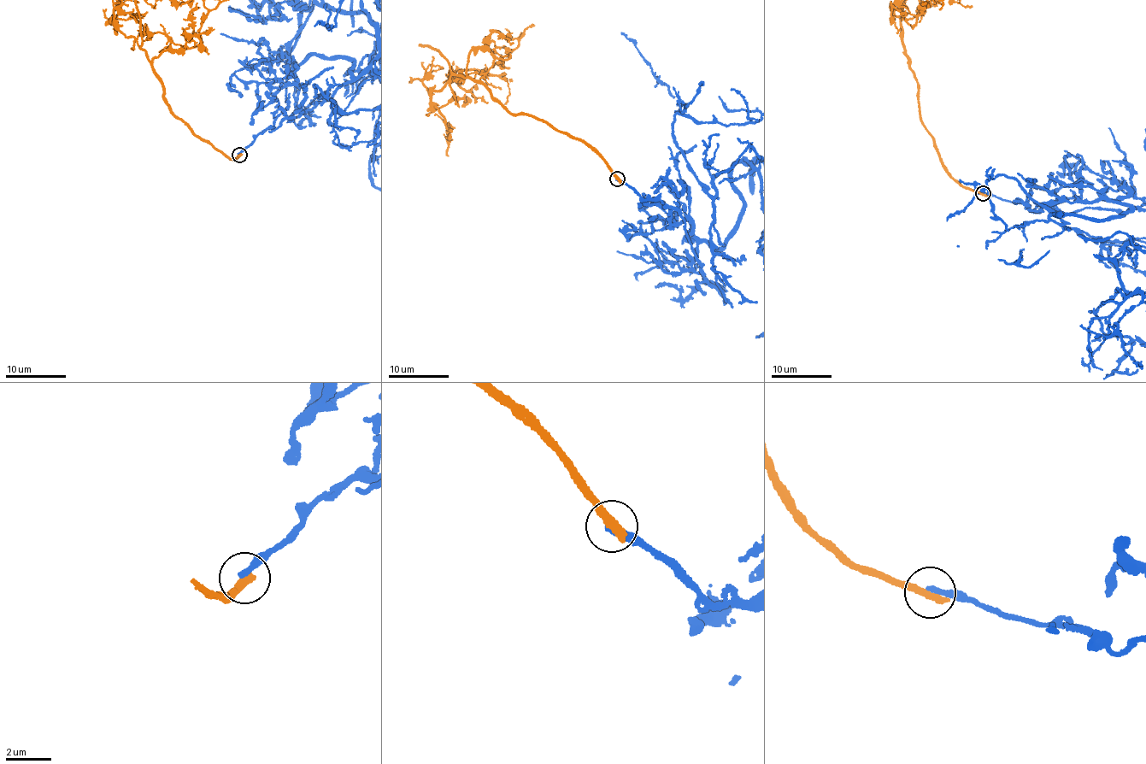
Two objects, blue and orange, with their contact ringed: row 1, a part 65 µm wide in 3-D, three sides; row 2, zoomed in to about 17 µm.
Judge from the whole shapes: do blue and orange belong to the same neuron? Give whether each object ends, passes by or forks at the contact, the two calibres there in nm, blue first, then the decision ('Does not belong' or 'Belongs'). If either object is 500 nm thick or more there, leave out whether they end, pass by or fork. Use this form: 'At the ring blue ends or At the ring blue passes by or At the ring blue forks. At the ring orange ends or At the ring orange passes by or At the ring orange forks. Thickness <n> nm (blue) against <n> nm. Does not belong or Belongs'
At the ring blue ends. At the ring orange ends. Thickness 260 nm (blue) against 400 nm. Does not belong

